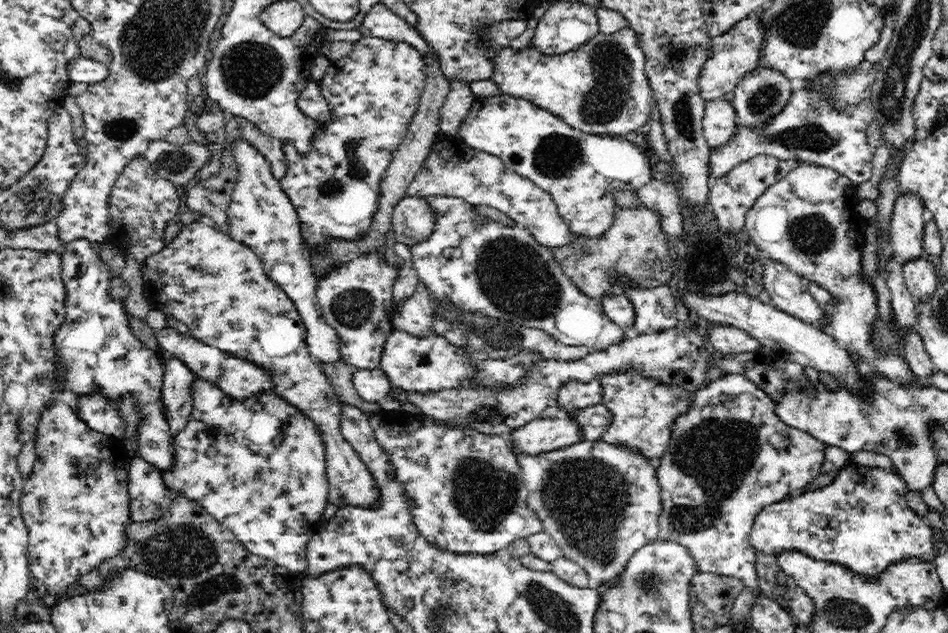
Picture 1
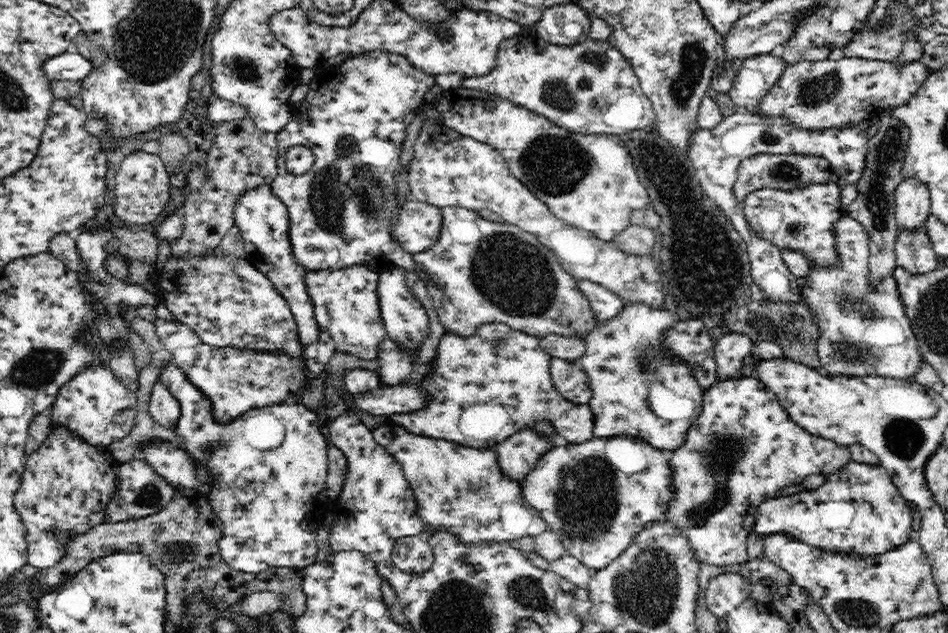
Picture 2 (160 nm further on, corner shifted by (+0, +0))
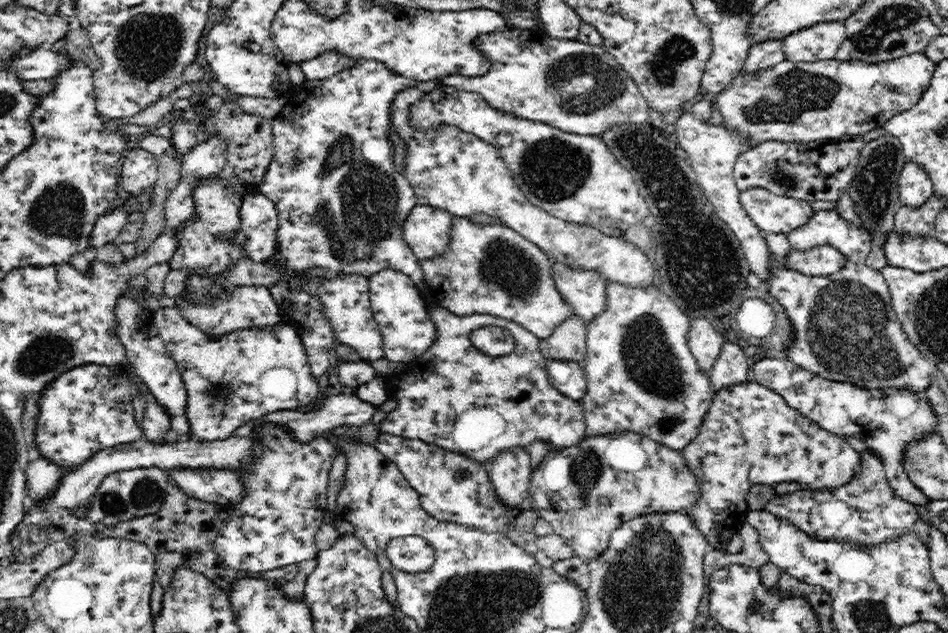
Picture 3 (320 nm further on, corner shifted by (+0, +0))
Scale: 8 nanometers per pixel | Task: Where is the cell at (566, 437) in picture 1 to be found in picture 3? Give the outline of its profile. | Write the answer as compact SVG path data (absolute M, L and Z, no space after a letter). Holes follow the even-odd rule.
M518 446L502 452L488 463L487 468L499 501L520 508L528 498L533 474L528 451Z

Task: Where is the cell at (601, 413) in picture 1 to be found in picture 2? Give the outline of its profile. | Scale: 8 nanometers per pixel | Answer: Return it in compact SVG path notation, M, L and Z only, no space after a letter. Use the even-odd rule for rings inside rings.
M498 323L484 324L468 338L445 332L435 350L435 373L417 385L429 401L408 416L388 418L412 434L450 439L478 450L495 447L542 420L547 420L570 444L592 440L595 437L592 409L587 404L570 402L558 393L549 369L553 359L538 340ZM474 406L482 406L482 416L474 416ZM468 410L472 416L462 418ZM480 428L486 428L486 432L474 432Z

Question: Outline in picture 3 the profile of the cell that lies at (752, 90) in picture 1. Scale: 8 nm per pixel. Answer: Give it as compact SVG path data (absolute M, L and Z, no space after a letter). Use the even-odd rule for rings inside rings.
M768 39L751 46L743 66L745 76L755 76L785 59L782 41Z

